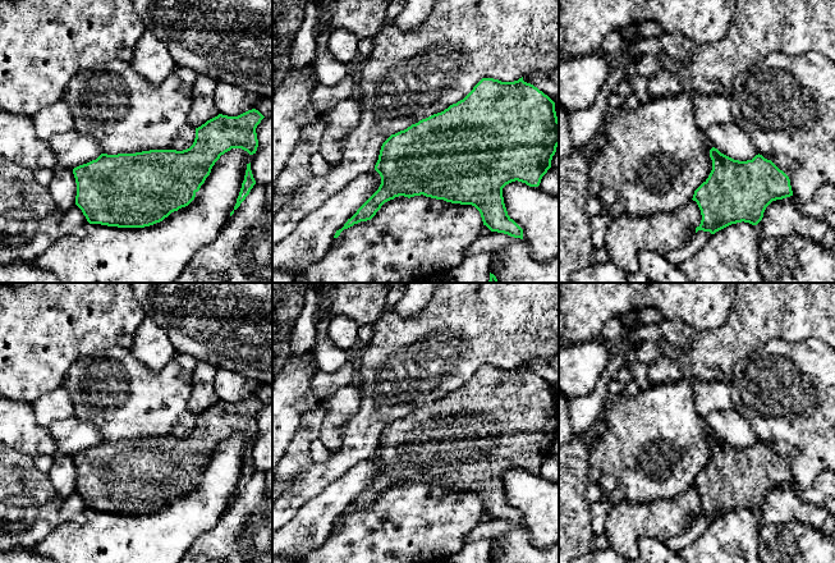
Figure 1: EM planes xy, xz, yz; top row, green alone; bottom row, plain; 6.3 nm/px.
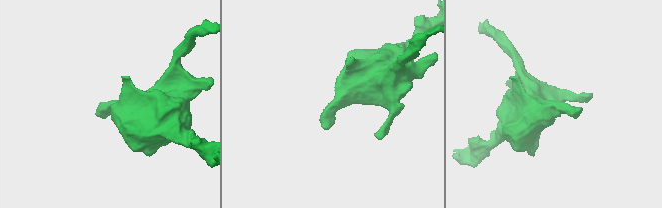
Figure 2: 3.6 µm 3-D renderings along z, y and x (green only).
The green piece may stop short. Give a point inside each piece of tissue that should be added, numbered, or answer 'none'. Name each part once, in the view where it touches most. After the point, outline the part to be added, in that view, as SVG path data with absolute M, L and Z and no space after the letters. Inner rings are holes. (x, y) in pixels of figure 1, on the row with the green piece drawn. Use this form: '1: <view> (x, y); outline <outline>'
none

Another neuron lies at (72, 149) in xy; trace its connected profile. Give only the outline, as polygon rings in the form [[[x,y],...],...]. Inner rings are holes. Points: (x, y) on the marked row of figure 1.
[[[77,129],[58,133],[47,139],[56,155],[56,166],[73,170],[74,168],[96,160],[102,150],[91,136]]]

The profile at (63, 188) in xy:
[[[59,166],[54,168],[52,179],[47,189],[52,200],[64,212],[75,205],[77,183],[73,170],[61,169]]]

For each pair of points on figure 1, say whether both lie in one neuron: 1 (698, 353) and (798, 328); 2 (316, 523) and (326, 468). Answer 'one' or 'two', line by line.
1: one
2: two

